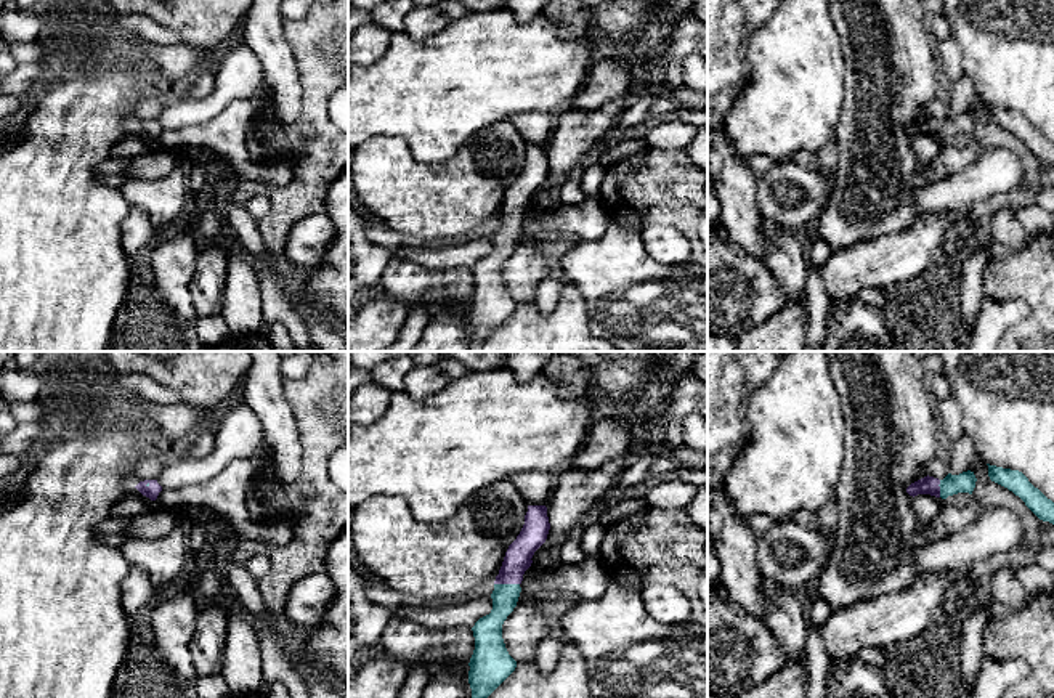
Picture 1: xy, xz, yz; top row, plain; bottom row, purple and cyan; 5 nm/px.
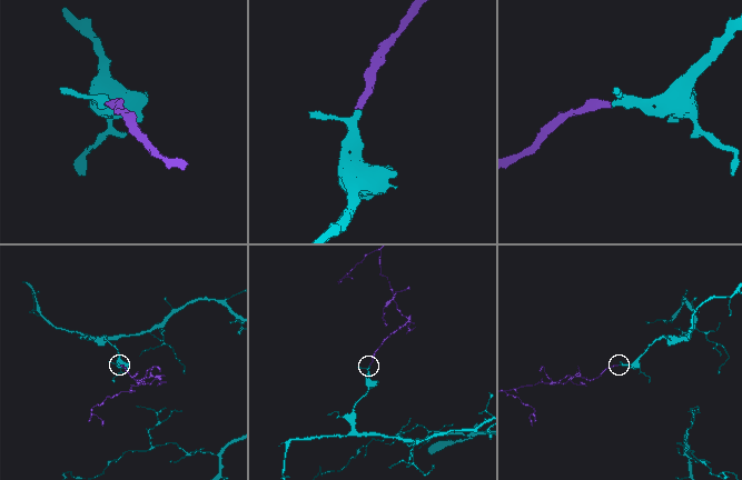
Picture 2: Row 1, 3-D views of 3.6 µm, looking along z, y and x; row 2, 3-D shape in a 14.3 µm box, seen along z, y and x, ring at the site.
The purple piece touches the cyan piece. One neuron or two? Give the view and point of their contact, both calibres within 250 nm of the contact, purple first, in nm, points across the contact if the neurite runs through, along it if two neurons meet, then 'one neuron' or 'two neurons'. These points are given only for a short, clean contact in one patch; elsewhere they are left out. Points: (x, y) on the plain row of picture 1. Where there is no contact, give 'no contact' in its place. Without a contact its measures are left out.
contact xz (507, 223); calibres 140 and 130 nm; one neuron

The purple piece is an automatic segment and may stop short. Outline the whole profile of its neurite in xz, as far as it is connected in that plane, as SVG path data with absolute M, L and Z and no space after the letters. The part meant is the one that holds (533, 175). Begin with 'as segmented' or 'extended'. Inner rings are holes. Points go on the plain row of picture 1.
extended; M528 146L525 165L509 186L491 234L493 250L472 268L475 290L470 298L468 324L472 345L480 351L483 342L515 311L517 302L509 295L502 265L517 247L525 212L533 204L534 193L545 183L550 170L547 148Z

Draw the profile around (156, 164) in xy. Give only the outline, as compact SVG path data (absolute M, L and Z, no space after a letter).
M159 146L144 156L132 159L127 173L130 178L160 180L178 165L176 151Z

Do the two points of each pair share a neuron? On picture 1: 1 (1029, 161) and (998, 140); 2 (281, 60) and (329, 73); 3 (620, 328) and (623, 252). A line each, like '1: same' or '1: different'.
1: same
2: different
3: same

